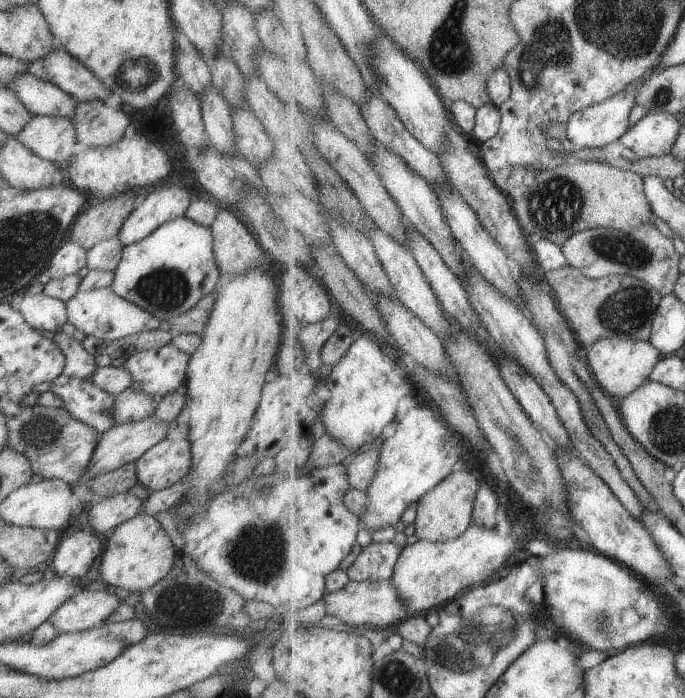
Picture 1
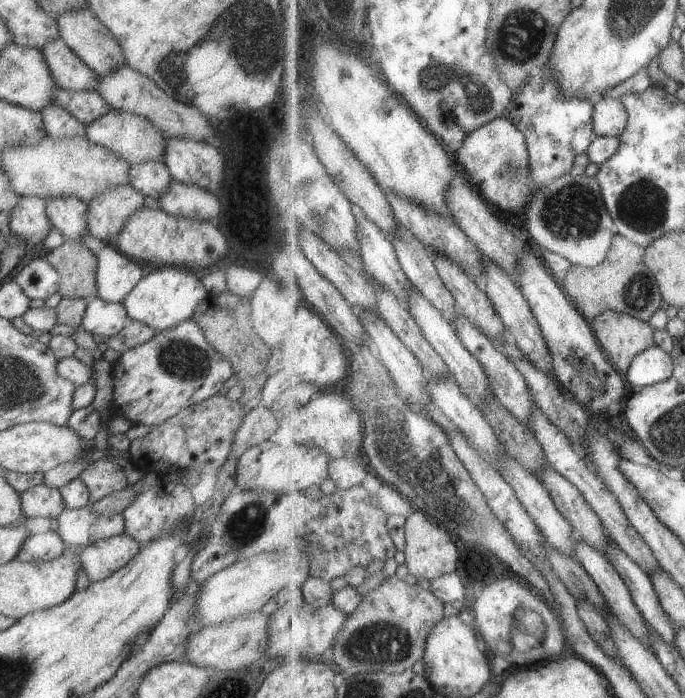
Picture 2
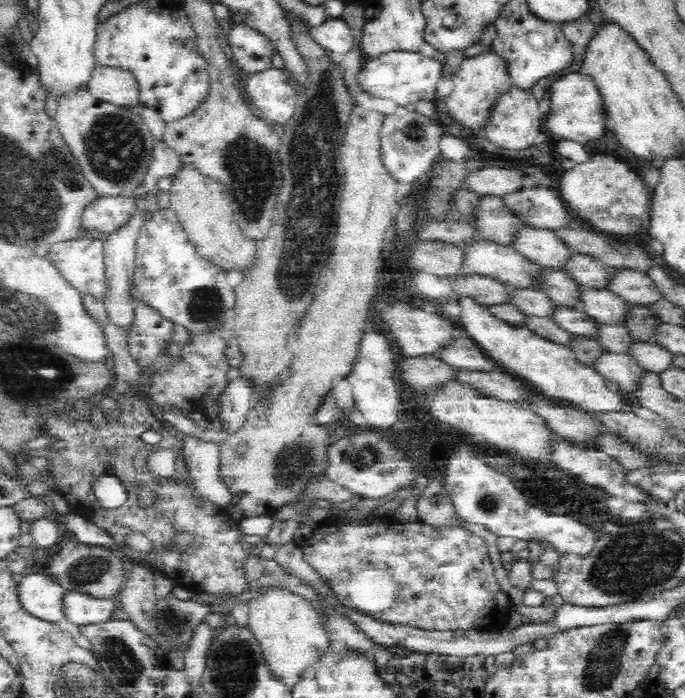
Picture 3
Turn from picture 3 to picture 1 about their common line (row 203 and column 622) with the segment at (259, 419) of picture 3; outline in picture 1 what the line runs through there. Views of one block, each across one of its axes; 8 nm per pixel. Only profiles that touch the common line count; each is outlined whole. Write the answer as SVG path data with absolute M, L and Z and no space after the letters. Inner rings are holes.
M631 338L600 339L594 346L587 347L586 351L592 378L615 400L625 398L642 388L662 359L661 352L650 341L637 341Z

